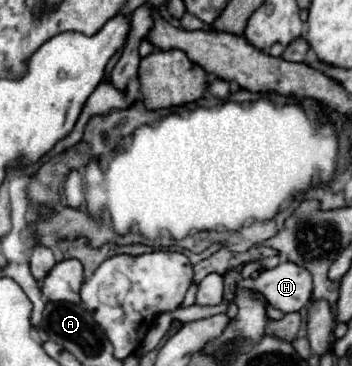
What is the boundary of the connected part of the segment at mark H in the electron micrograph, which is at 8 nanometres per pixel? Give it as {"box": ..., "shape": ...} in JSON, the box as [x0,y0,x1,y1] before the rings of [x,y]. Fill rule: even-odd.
{"box":[237,262,312,312],"shape":[[[282,262],[272,270],[264,270],[256,280],[238,280],[237,288],[258,290],[268,304],[280,312],[298,312],[312,296],[312,276],[294,262]]]}

